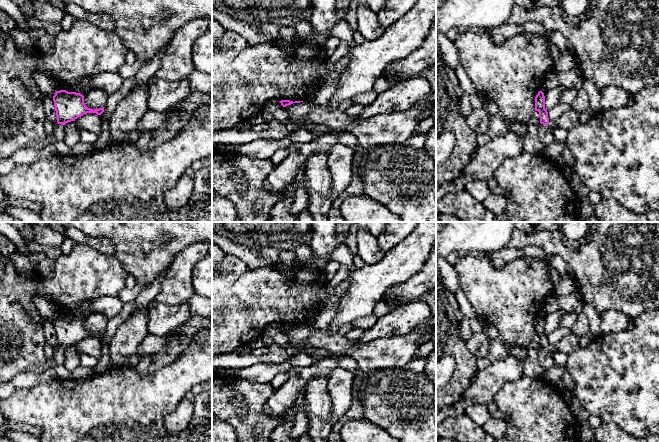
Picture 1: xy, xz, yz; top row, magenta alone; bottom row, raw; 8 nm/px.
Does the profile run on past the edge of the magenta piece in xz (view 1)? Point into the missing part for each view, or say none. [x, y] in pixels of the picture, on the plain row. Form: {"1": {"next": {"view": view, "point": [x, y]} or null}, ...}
{"1": {"next": null}}

